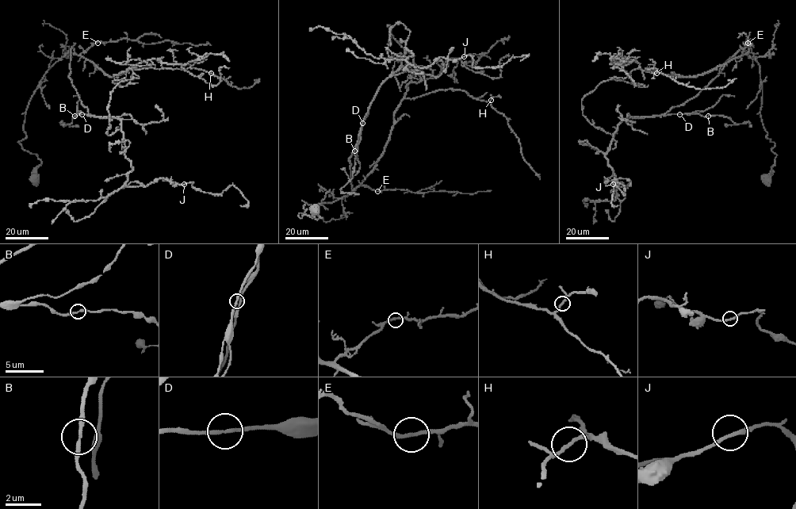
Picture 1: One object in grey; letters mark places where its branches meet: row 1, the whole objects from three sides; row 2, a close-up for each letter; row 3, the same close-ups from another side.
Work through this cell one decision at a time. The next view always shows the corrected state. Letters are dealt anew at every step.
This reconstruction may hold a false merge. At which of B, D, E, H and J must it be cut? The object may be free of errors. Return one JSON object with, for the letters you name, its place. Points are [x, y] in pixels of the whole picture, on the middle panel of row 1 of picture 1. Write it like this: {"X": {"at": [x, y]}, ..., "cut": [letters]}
{"cut": []}

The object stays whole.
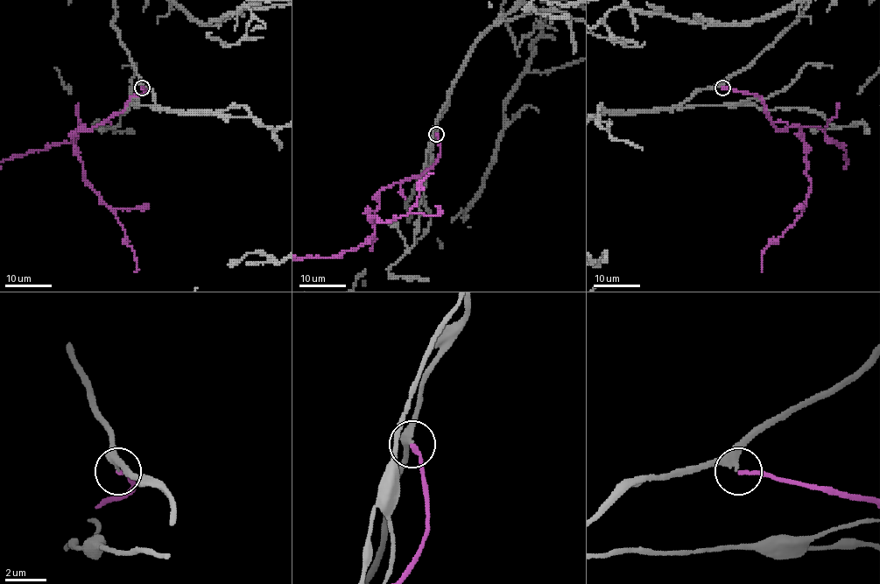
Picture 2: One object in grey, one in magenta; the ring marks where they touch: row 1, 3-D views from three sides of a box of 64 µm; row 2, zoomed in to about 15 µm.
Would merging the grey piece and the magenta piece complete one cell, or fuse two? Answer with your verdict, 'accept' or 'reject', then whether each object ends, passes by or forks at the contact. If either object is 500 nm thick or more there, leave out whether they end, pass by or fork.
accept | grey passes by | magenta ends

